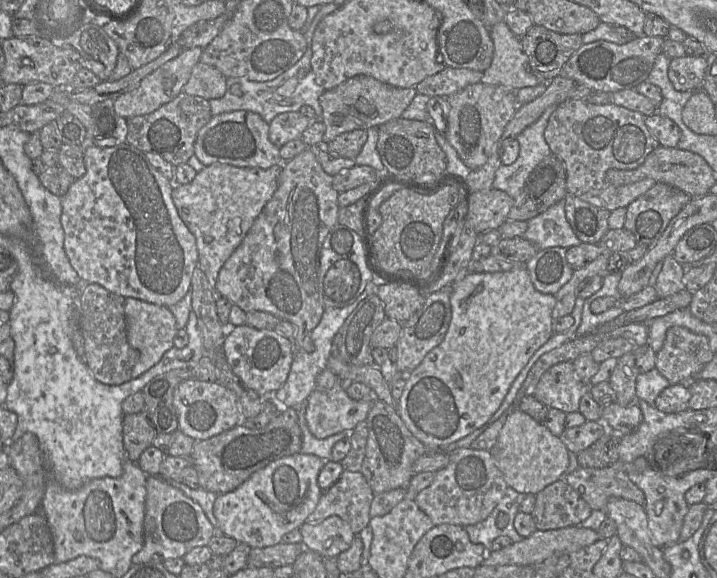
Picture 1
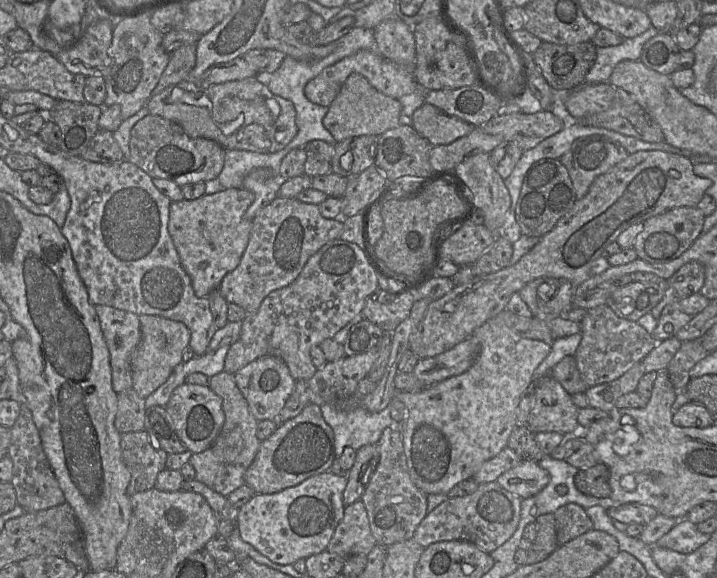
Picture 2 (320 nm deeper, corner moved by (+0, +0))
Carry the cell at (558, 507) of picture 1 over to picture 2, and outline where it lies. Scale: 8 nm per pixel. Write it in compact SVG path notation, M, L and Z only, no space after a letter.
M569 503L554 512L557 540L560 545L594 529L593 522L585 509Z

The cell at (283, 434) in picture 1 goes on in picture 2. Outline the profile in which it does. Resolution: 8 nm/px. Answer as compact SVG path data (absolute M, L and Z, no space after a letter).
M309 403L296 417L279 423L271 436L260 443L252 464L245 472L245 484L250 486L255 494L272 494L280 492L285 488L300 484L311 476L328 471L335 458L333 430L323 419L320 407Z

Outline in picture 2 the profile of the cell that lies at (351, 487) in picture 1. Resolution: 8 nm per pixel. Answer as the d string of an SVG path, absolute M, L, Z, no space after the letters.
M361 499L345 506L344 515L327 546L327 550L344 558L368 553L376 545L368 514Z

